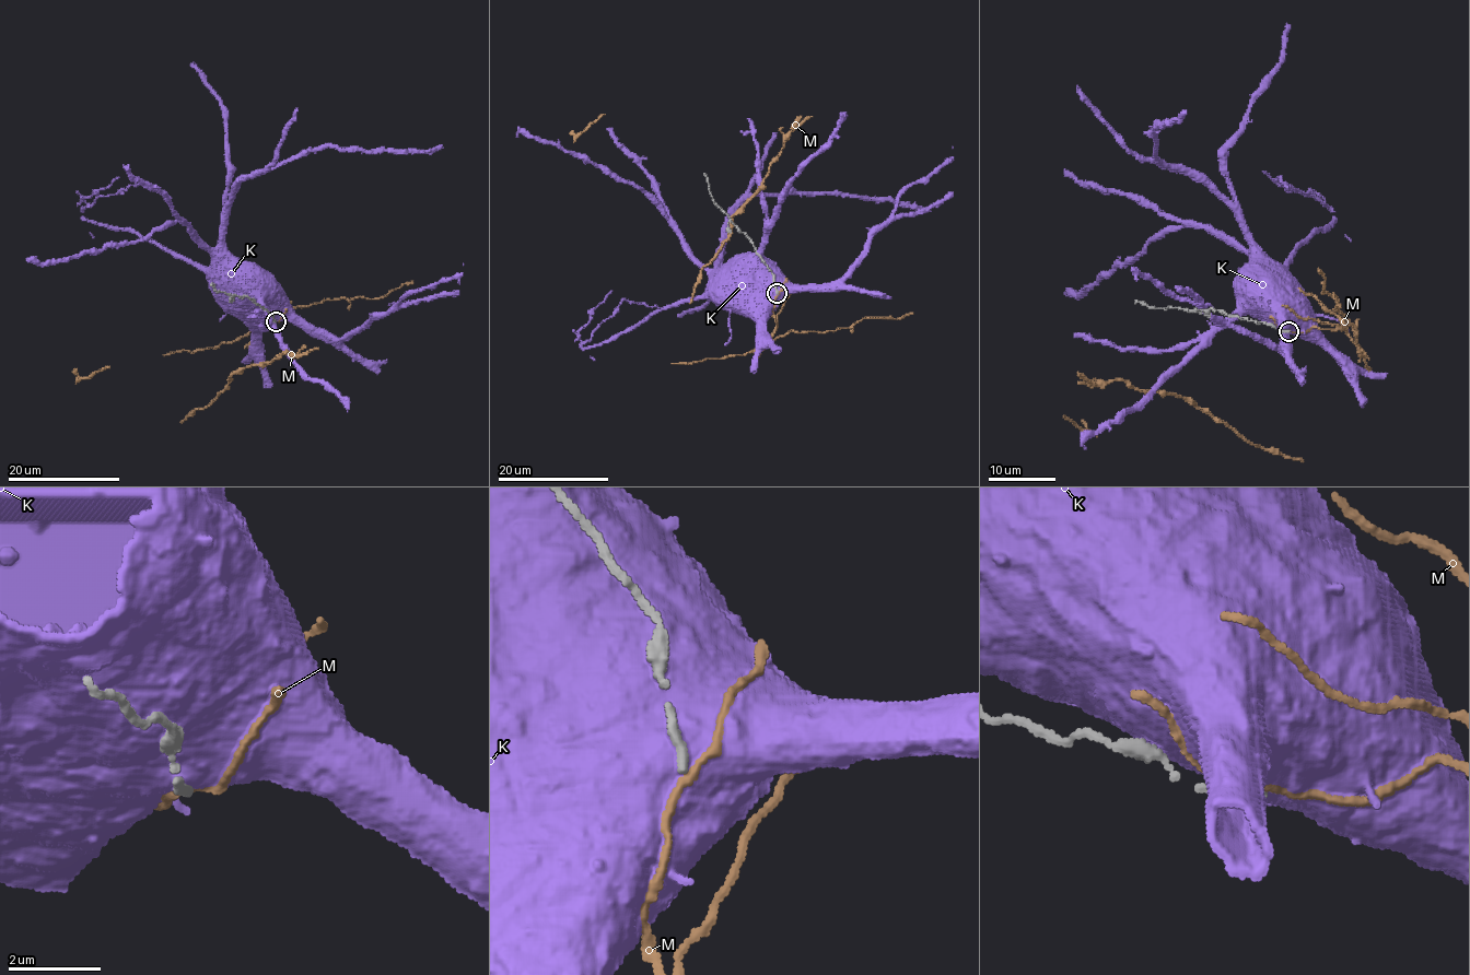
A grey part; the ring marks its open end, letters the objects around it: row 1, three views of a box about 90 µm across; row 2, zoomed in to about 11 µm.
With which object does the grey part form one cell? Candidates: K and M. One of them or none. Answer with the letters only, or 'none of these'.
none of these

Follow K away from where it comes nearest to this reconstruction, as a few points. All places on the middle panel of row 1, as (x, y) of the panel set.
K: (776, 291), (774, 269), (759, 255), (747, 255), (743, 259)

